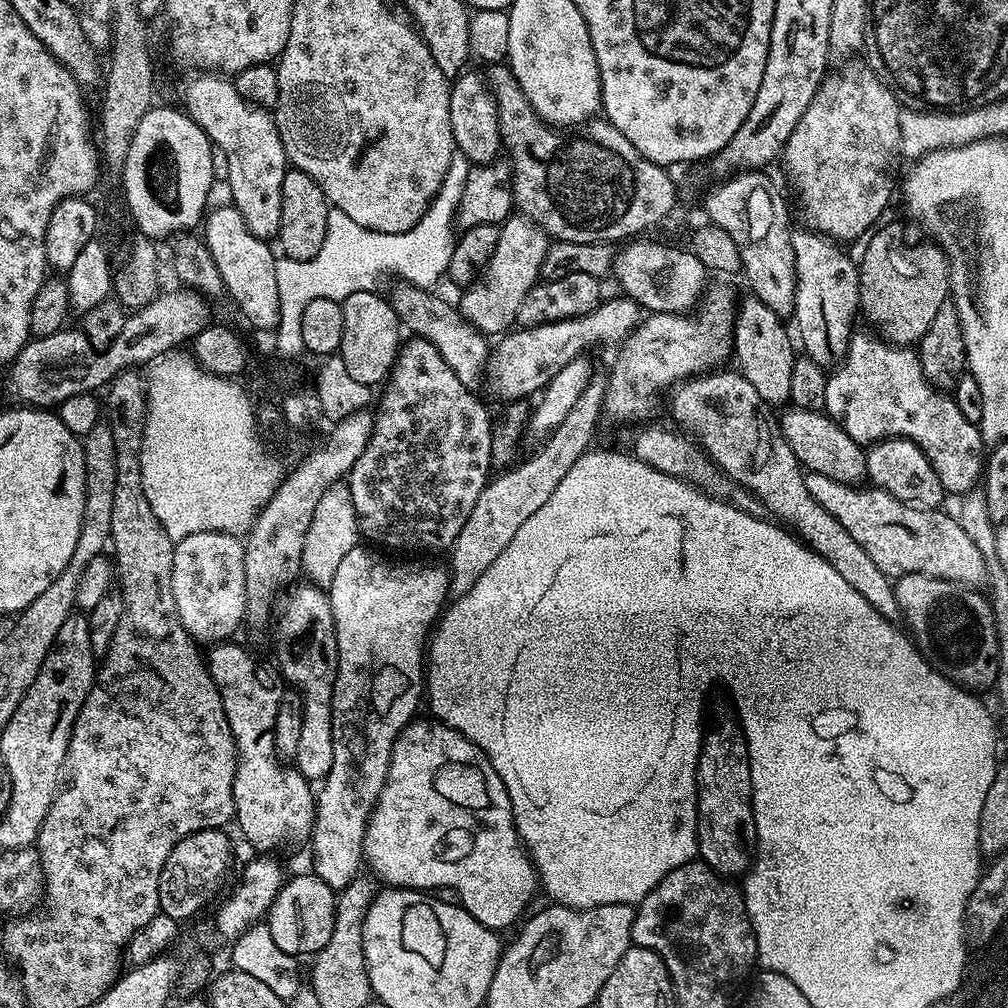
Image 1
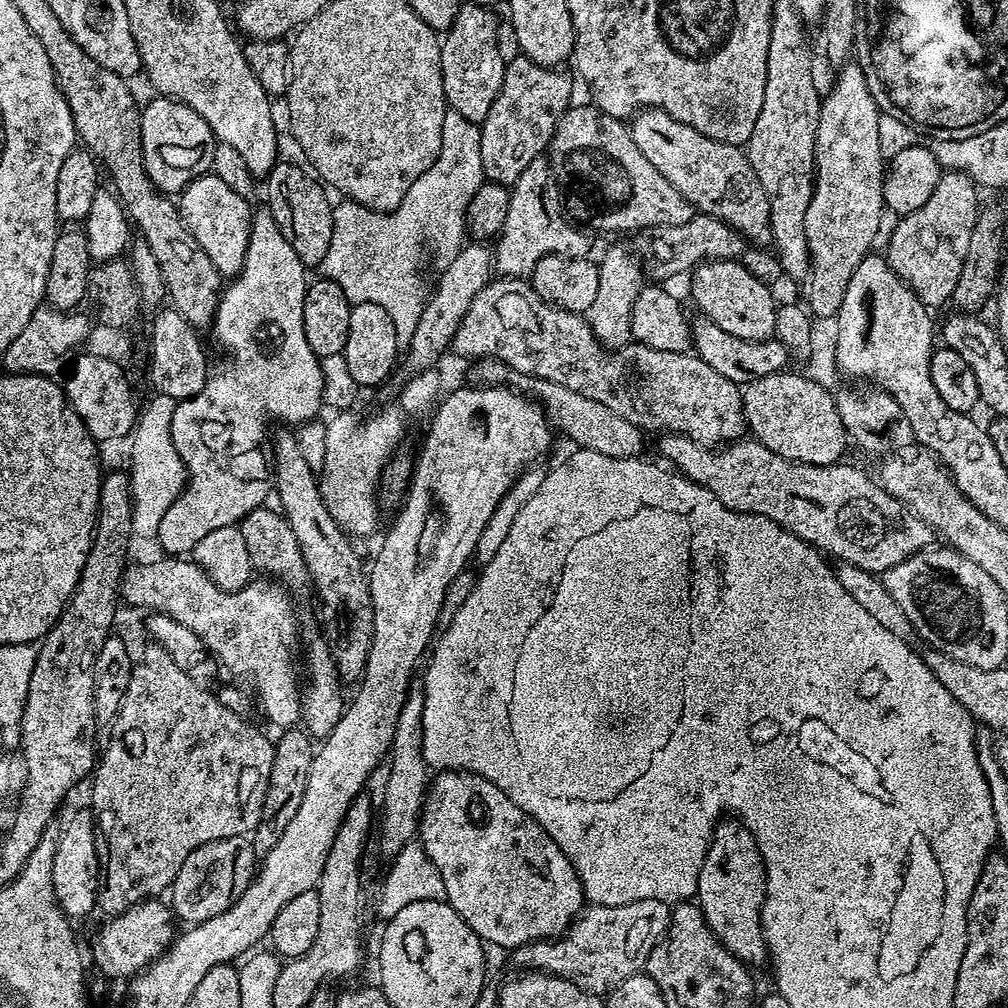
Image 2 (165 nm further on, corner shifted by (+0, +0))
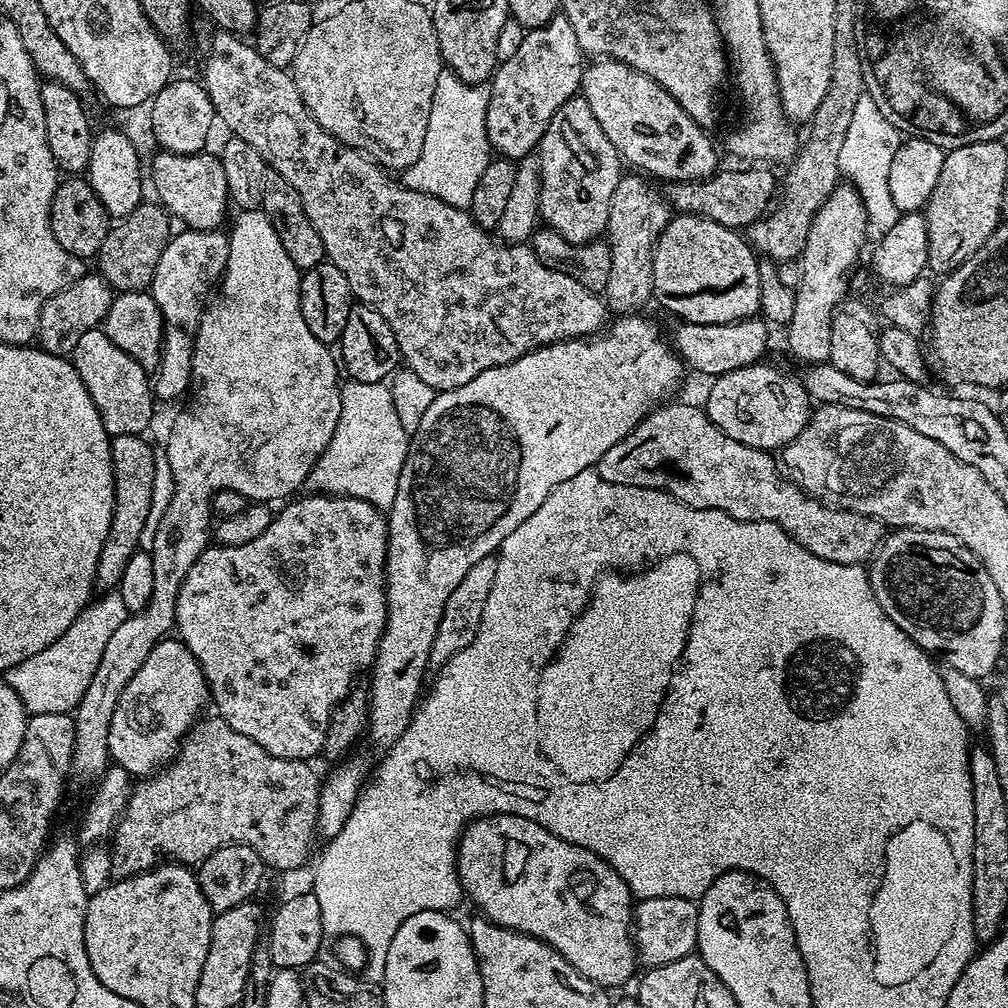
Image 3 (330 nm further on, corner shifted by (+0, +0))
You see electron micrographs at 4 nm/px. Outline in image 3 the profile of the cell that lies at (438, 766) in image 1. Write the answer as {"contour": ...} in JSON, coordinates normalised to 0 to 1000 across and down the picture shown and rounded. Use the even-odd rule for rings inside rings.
{"contour":[[[493,806],[491,810],[475,810],[460,822],[460,826],[456,828],[456,840],[452,846],[452,866],[456,869],[456,878],[460,881],[460,889],[468,892],[476,900],[475,908],[479,912],[487,913],[489,917],[499,921],[540,933],[547,940],[554,942],[554,946],[558,946],[558,950],[562,950],[562,954],[565,954],[565,958],[569,958],[569,962],[573,962],[573,966],[585,970],[585,974],[595,977],[600,982],[608,982],[607,980],[613,979],[614,976],[621,975],[627,967],[629,967],[628,969],[632,967],[633,945],[627,919],[629,890],[617,870],[593,847],[554,831],[546,823],[534,819],[534,815],[526,815],[526,812]]]}

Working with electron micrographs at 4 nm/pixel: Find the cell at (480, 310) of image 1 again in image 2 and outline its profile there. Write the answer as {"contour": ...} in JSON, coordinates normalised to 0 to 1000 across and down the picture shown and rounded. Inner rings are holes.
{"contour":[[[543,158],[526,161],[518,173],[506,185],[506,208],[502,208],[502,220],[491,239],[490,266],[500,276],[527,275],[530,264],[543,254],[578,254],[584,253],[587,242],[579,230],[563,222],[560,210],[556,207],[554,180],[548,173],[548,165]]]}

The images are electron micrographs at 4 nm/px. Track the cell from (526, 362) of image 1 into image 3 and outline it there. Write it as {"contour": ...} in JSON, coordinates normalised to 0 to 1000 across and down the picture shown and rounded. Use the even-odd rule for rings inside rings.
{"contour":[[[754,315],[733,317],[723,321],[675,319],[670,323],[672,325],[668,327],[667,333],[665,329],[666,344],[686,368],[688,365],[688,368],[702,373],[701,375],[709,375],[724,367],[732,367],[751,360],[757,354],[754,352],[762,345],[763,322]]]}

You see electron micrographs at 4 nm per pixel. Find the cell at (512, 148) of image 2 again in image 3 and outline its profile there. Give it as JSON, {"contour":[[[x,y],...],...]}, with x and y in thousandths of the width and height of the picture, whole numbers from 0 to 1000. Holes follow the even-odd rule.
{"contour":[[[553,14],[533,28],[525,28],[518,38],[518,46],[507,58],[495,61],[488,73],[484,92],[486,105],[482,105],[482,133],[484,141],[497,156],[514,161],[519,155],[529,154],[536,146],[536,139],[546,125],[546,117],[565,96],[576,90],[575,78],[579,76],[581,57],[573,46],[573,37],[569,35],[569,26],[558,14]]]}

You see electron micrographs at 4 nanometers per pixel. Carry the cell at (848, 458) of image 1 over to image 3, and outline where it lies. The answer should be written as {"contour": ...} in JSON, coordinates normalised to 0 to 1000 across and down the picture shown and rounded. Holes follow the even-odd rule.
{"contour":[[[751,359],[709,374],[702,389],[700,408],[704,419],[728,435],[728,438],[766,448],[777,446],[781,440],[788,438],[788,435],[792,435],[792,431],[796,431],[806,414],[808,398],[791,374],[789,377],[758,360]]]}

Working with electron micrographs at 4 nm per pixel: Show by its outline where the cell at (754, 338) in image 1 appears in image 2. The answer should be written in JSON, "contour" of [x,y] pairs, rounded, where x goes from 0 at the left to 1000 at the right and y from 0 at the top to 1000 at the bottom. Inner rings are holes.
{"contour":[[[703,258],[700,262],[690,263],[686,271],[687,294],[690,297],[690,302],[695,306],[697,313],[710,320],[720,331],[728,335],[740,335],[741,337],[764,337],[770,332],[768,327],[768,315],[772,305],[772,298],[766,295],[767,287],[761,282],[757,282],[744,268],[740,268],[729,258]]]}

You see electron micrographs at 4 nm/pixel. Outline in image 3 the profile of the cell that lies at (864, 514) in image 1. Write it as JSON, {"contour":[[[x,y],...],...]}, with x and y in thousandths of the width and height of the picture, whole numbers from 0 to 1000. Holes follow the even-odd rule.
{"contour":[[[660,399],[655,404],[648,405],[633,423],[629,423],[629,427],[620,437],[609,438],[609,442],[605,442],[601,450],[597,450],[589,467],[599,476],[610,480],[658,484],[670,496],[675,496],[686,504],[712,506],[730,516],[763,516],[780,526],[780,530],[789,534],[800,546],[804,546],[804,550],[819,554],[823,558],[856,561],[868,552],[869,545],[879,531],[878,521],[872,516],[866,512],[840,508],[837,504],[826,504],[811,493],[802,491],[785,475],[782,477],[774,473],[776,464],[766,448],[728,438],[728,435],[724,435],[715,425],[708,423],[708,419],[704,419],[697,404],[667,400]]]}

